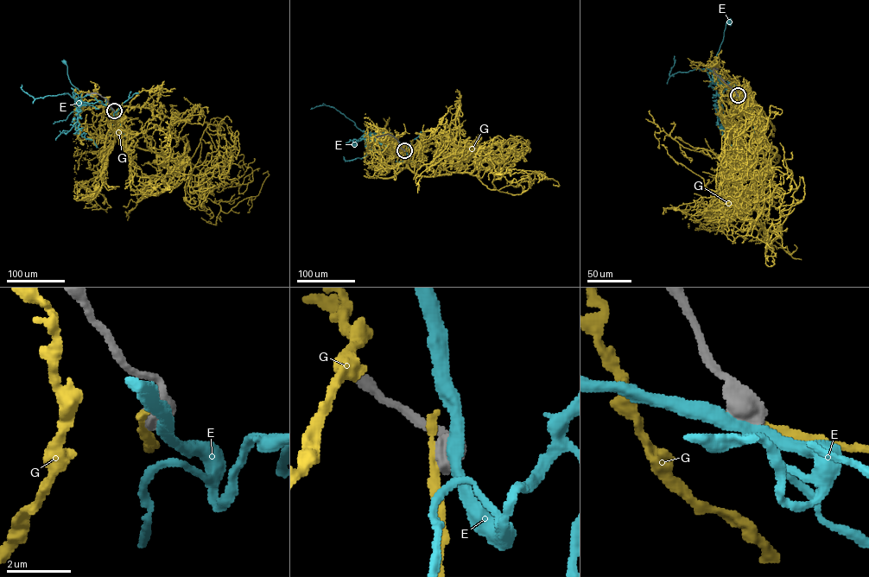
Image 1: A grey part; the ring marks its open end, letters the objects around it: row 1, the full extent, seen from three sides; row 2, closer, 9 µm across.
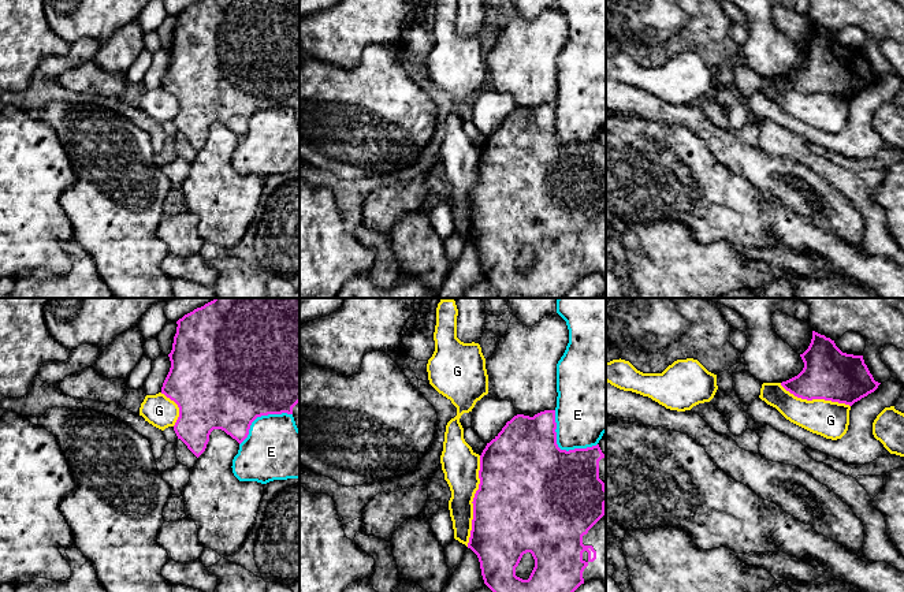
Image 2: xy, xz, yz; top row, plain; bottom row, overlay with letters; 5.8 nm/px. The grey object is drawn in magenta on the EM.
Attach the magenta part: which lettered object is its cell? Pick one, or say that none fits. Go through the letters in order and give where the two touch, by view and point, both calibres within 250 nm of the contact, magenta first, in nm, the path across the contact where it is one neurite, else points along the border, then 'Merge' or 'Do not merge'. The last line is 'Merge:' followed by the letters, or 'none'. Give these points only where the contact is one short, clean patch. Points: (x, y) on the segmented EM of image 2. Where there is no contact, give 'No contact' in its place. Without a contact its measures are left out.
E: Touches magenta at xz (558, 447). Thickness 500 nm (magenta) against 320 nm. Do not merge
G: Touches magenta at xz (473, 501). Thickness 500 nm (magenta) against 220 nm. Do not merge
Merge: none

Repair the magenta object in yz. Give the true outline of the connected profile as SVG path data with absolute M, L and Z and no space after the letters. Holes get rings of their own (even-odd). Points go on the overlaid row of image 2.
M815 331L808 349L800 357L804 362L803 371L781 383L797 398L852 406L881 384L874 380L863 355L842 353L834 340Z

